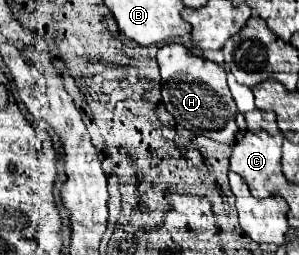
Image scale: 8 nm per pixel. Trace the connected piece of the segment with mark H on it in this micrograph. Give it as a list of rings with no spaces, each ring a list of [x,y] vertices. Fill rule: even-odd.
[[[168,43],[160,47],[156,59],[162,75],[162,99],[168,113],[176,119],[176,123],[188,127],[188,131],[196,135],[210,137],[218,143],[232,143],[238,133],[236,119],[234,119],[236,105],[228,91],[226,73],[222,65],[198,57],[190,49],[178,43]]]

